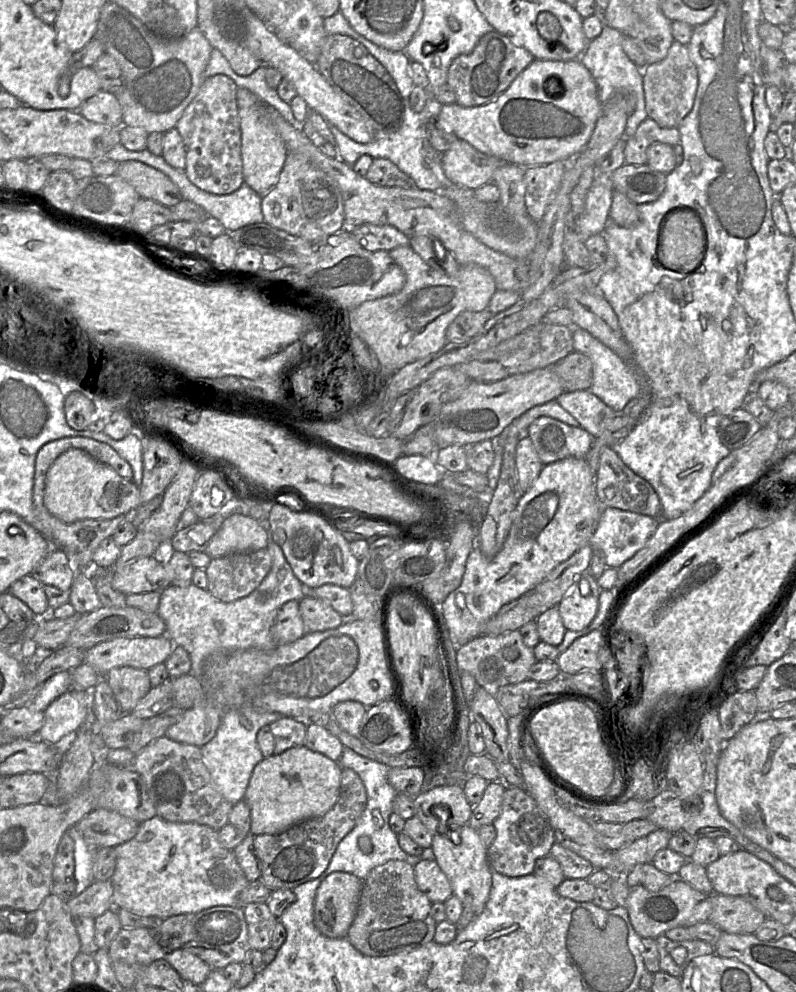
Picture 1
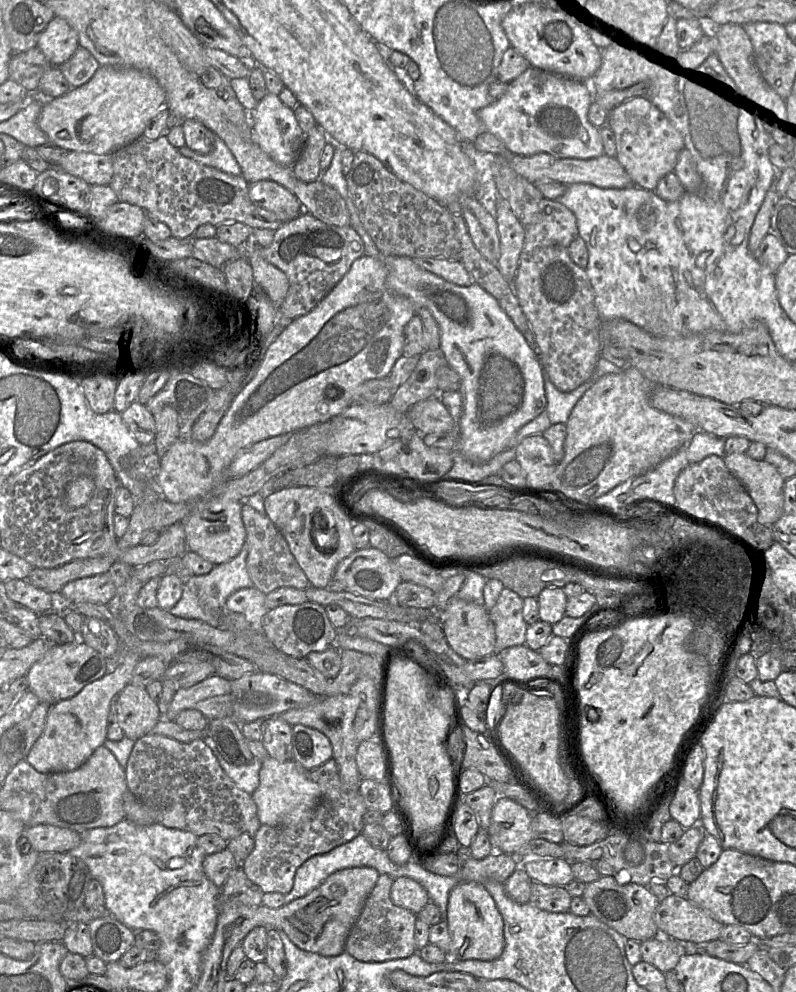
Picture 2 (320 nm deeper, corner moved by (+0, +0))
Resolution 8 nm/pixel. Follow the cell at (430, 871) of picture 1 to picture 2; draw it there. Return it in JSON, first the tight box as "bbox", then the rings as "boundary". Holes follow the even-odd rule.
{"bbox":[390,877,430,915],"boundary":[[[409,877],[394,879],[390,898],[396,906],[405,908],[416,915],[430,902],[426,889]]]}

